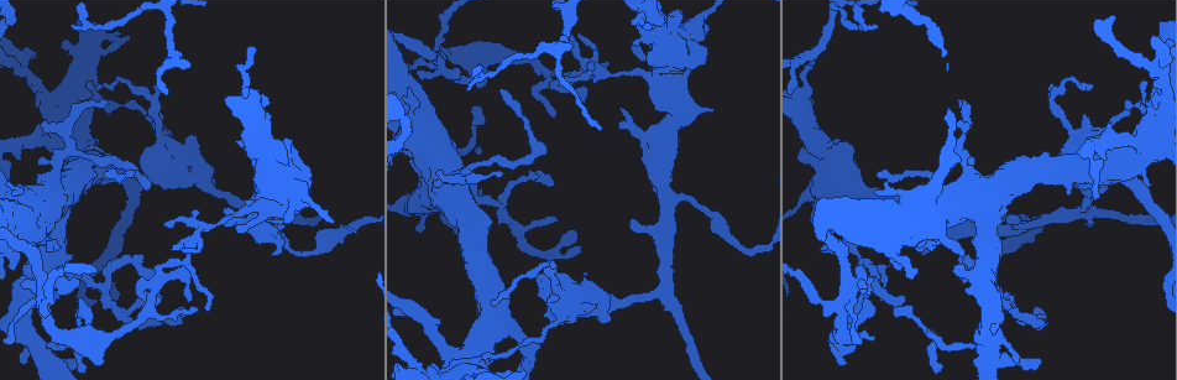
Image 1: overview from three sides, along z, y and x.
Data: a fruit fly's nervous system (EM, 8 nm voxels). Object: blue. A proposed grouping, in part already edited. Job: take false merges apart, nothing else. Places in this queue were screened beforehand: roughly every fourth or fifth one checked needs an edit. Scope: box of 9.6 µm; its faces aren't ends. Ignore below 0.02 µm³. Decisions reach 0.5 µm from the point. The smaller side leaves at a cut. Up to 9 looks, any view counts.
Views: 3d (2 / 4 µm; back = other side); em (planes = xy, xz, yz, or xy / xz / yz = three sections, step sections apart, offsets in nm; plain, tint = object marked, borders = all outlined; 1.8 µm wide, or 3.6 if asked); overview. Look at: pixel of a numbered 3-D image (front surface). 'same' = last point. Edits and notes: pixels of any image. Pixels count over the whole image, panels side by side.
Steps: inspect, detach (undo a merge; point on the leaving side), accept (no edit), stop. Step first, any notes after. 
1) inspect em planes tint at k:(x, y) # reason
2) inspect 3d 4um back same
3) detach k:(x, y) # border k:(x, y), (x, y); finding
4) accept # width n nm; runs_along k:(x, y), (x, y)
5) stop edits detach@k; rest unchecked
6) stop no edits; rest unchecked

inspect em planes borders at 1:(663, 295) # sharp bend

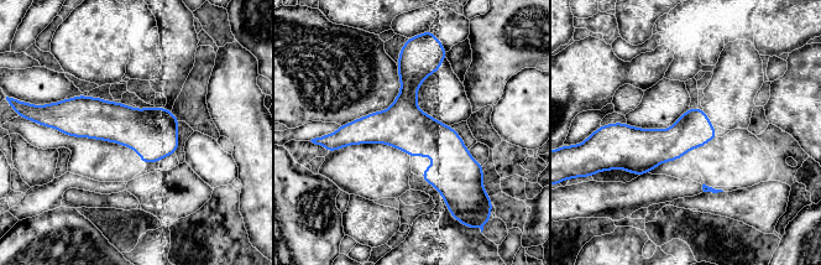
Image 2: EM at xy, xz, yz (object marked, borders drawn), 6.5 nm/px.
accept # width 240 nm; runs_along 2:(406, 56), (408, 117), (448, 156), (448, 195); all the same neuron

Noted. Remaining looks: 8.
inspect em xy step 16 tint at 1:(522, 225) # abrupt turn

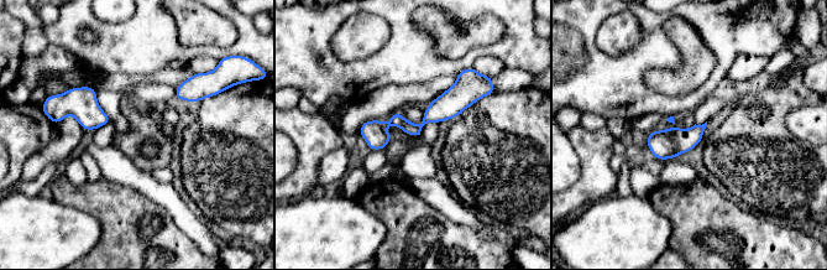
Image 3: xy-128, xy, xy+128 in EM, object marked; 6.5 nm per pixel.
accept # one neuron here

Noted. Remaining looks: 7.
inspect em planes borders at 1:(217, 223) # a narrow waist

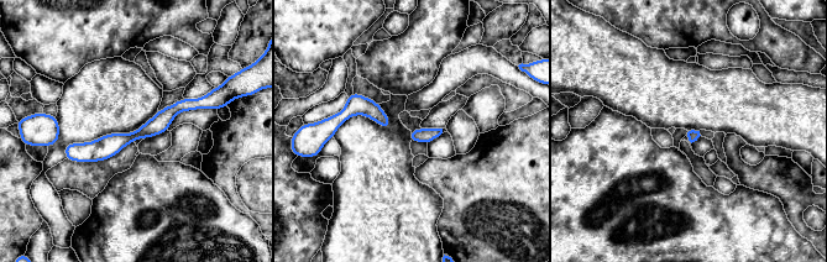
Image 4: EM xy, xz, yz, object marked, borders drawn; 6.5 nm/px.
accept # runs_along 4:(204, 105), (68, 156); continuous, no second neuron

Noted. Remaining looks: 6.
inspect 3d 4um at 1:(88, 328)

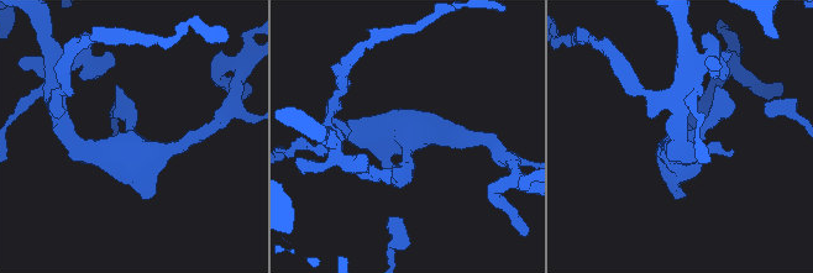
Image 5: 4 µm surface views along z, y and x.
inspect em 3.6um planes borders at 5:(692, 138) # now the EM

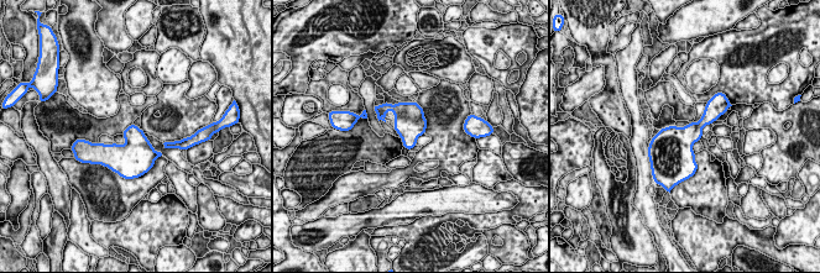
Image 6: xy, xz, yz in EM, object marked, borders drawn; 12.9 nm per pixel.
accept # all the same neuron

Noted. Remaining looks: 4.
stop no edits; rest unchecked

